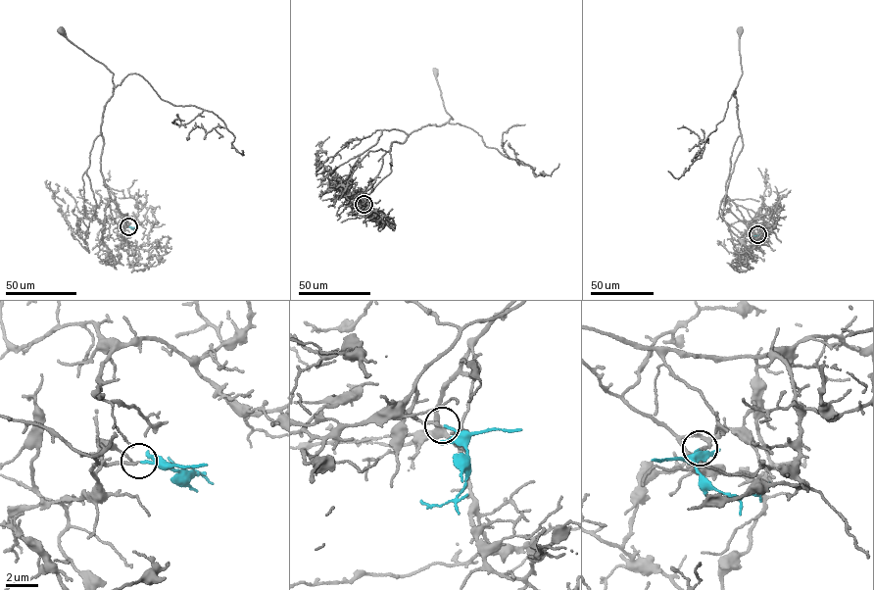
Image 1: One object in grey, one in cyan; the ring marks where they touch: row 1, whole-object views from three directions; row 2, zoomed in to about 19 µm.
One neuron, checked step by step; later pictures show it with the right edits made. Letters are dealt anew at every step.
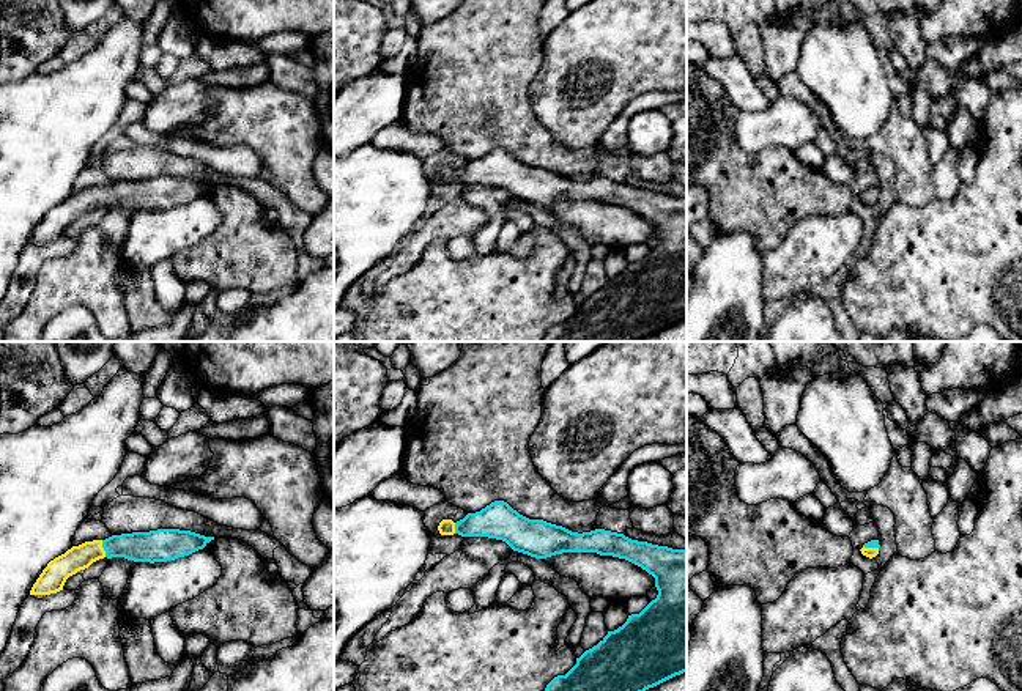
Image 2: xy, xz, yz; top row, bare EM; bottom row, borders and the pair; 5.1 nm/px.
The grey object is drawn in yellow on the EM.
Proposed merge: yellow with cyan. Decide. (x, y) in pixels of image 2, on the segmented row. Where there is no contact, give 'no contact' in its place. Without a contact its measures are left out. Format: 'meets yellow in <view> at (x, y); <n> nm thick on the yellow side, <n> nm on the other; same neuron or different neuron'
meets yellow in xy at (103, 548); 130 nm thick on the yellow side, 160 nm on the other; same neuron

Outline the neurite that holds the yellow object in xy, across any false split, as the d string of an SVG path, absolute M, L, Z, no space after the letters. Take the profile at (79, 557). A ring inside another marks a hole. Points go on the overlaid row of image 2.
M157 529L112 535L85 541L55 557L33 584L30 595L50 595L63 590L66 579L99 559L124 557L134 562L167 562L203 549L214 537L191 530Z

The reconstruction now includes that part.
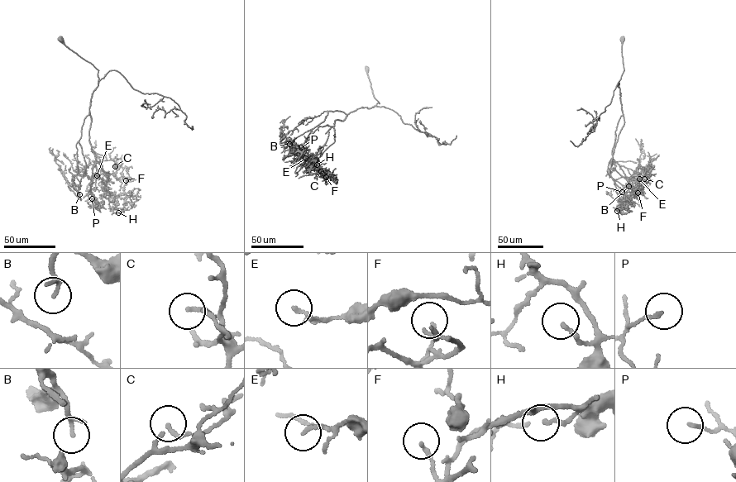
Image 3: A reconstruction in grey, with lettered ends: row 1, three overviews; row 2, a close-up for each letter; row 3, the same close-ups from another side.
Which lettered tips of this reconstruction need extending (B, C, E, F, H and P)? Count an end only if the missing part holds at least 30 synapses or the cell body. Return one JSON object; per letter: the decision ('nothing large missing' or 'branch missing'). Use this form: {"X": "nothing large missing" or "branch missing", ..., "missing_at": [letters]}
{"B": "nothing large missing", "C": "nothing large missing", "E": "nothing large missing", "F": "nothing large missing", "H": "nothing large missing", "P": "nothing large missing", "missing_at": []}

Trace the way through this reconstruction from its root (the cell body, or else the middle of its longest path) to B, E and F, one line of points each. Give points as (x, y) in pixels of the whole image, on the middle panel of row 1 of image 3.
B: (367, 69), (379, 103), (347, 115), (329, 111), (322, 121), (289, 144)
E: (367, 69), (379, 103), (351, 112), (342, 121), (334, 121), (334, 142), (318, 157), (305, 158)
F: (367, 69), (379, 103), (351, 112), (342, 121), (334, 121), (316, 155), (326, 177)

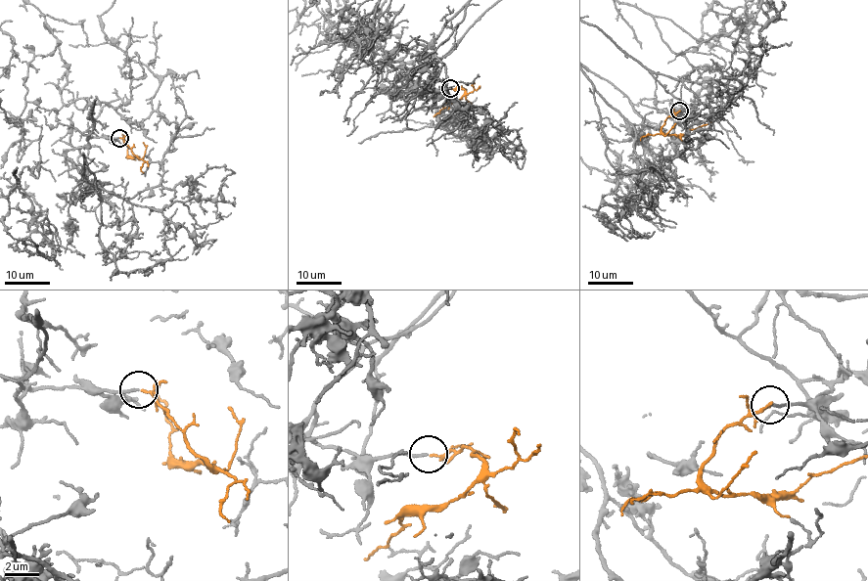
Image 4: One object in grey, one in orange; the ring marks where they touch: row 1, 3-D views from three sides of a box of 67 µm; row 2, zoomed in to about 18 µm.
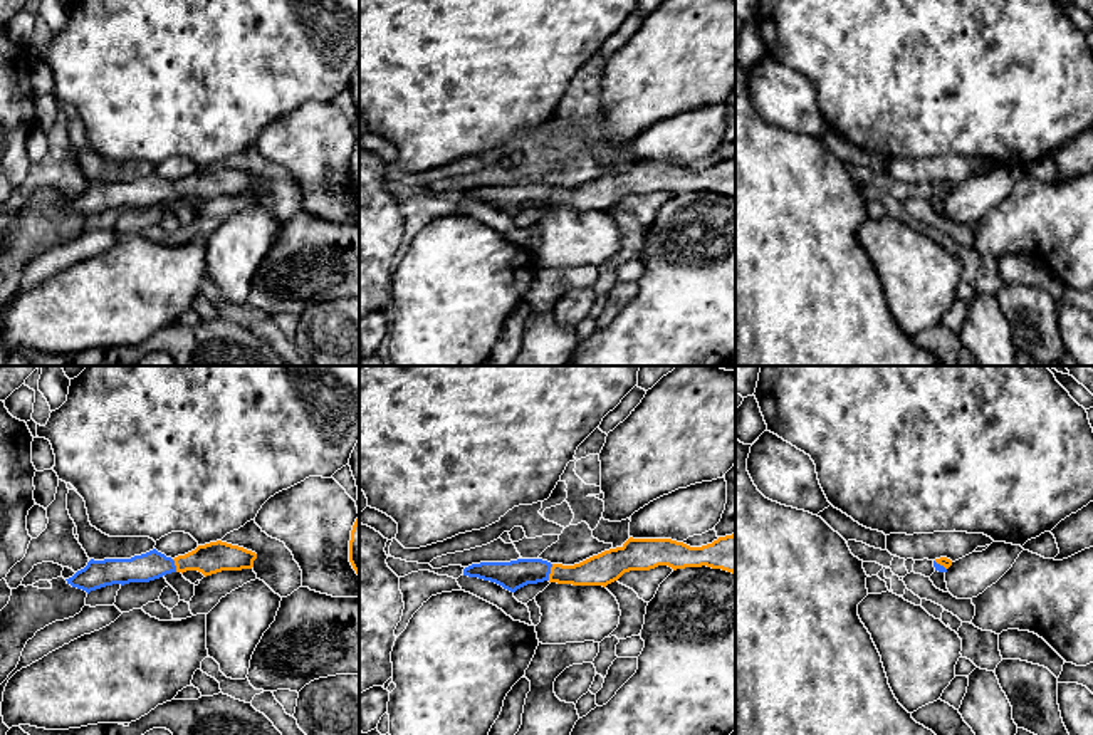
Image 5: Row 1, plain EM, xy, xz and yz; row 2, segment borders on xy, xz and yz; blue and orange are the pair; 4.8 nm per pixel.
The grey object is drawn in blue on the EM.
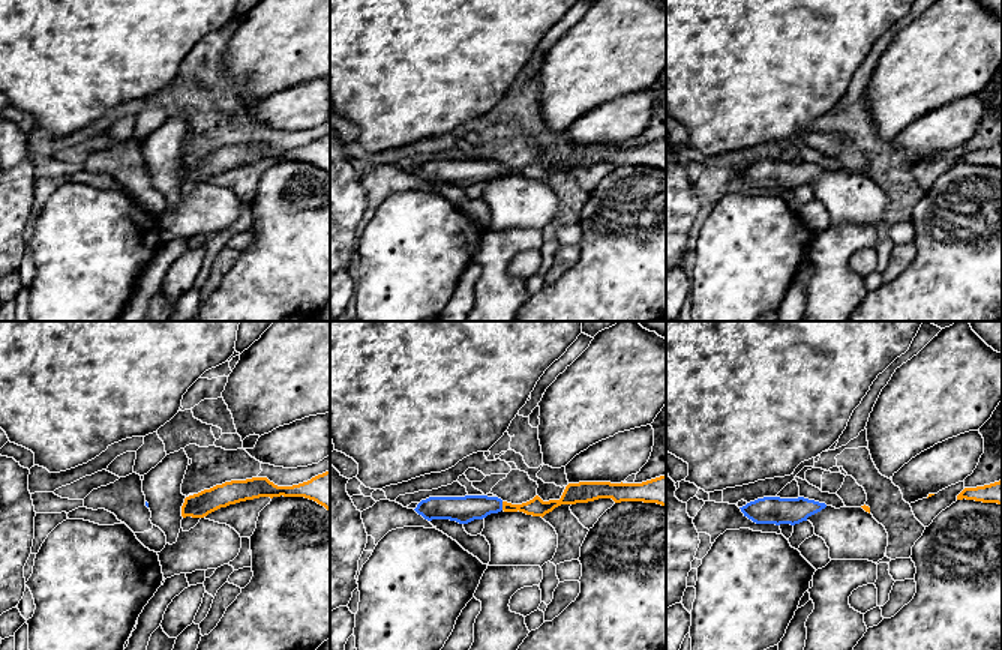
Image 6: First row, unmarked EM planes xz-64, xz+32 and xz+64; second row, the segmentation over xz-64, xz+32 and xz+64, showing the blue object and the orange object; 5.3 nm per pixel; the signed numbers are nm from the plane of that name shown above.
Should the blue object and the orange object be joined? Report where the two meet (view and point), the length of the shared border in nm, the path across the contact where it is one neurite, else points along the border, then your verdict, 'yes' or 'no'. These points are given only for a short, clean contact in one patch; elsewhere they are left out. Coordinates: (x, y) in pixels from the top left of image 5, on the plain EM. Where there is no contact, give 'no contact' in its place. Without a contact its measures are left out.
contact xz (549, 197); length 80 nm; way xz (514, 198), (549, 197), (591, 197), (601, 193); yes

